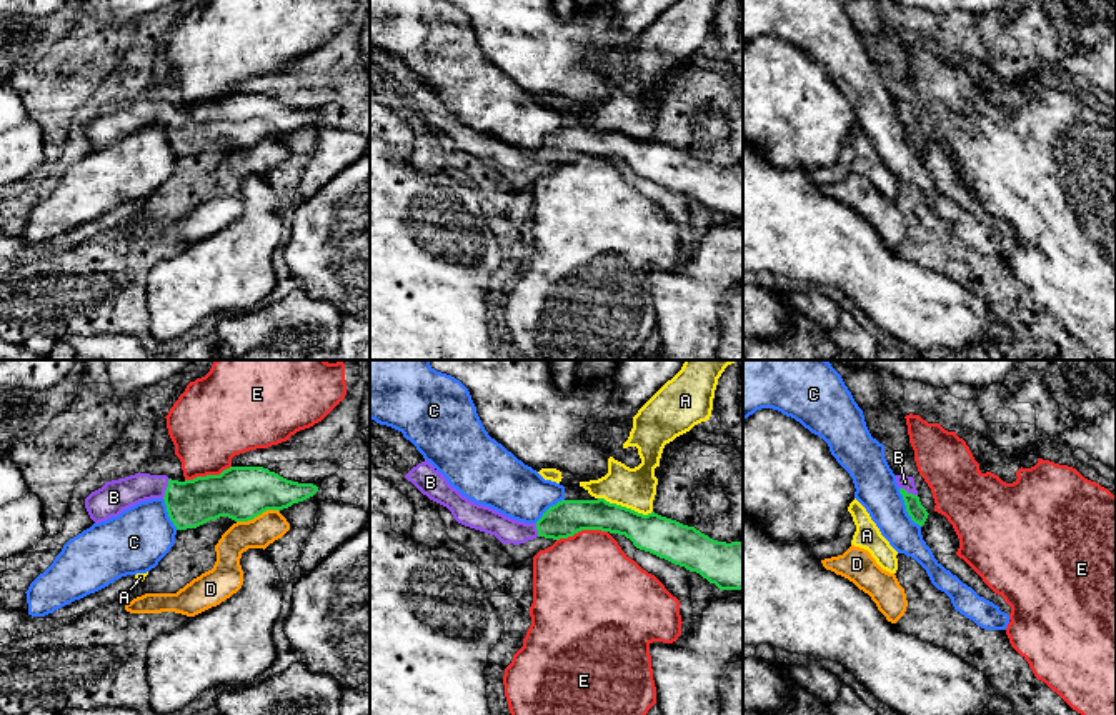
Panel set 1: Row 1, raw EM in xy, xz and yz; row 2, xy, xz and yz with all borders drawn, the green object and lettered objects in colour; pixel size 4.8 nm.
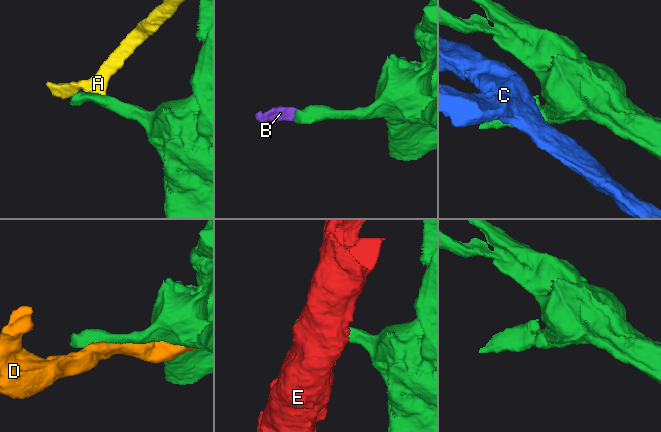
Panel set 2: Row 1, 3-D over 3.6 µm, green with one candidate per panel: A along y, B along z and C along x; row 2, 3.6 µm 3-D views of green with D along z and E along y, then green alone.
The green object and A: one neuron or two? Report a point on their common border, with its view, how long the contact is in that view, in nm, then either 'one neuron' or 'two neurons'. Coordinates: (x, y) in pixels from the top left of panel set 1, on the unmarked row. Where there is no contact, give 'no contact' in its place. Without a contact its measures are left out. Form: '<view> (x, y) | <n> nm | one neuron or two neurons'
xz (625, 134) | 280 nm | two neurons

